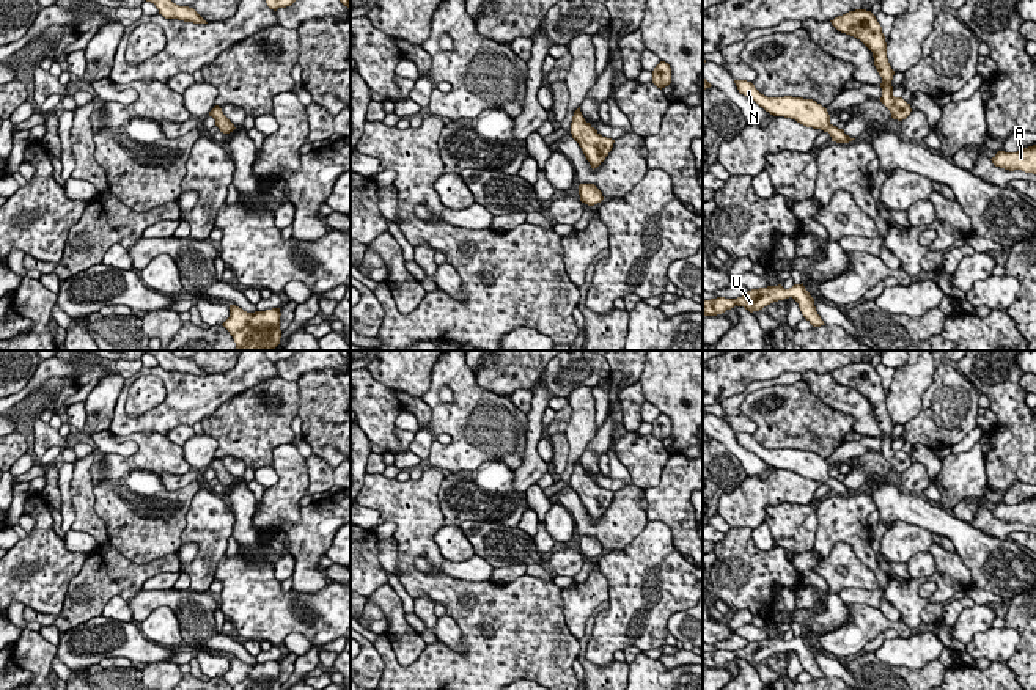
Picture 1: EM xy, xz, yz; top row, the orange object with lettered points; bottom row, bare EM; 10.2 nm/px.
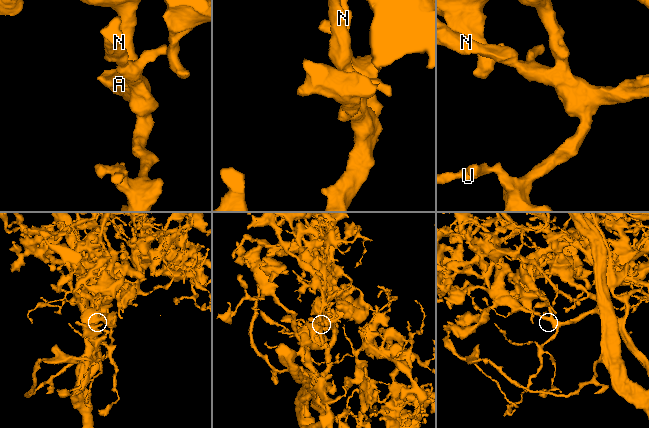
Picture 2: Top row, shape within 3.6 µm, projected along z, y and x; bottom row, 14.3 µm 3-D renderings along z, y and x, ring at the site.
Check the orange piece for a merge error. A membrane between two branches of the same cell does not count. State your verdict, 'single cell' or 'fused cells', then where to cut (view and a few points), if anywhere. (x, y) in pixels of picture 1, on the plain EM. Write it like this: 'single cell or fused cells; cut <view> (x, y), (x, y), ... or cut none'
single cell; cut none

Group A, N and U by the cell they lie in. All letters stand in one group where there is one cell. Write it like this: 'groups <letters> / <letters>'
groups A N U

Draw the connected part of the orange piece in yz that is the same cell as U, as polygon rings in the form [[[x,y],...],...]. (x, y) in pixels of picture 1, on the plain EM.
[[[781,637],[778,638],[767,638],[759,641],[751,641],[745,648],[737,651],[725,651],[717,649],[711,652],[703,652],[703,668],[717,668],[725,665],[726,662],[737,659],[744,659],[750,665],[759,663],[764,659],[792,649],[803,666],[803,670],[813,677],[821,679],[825,677],[821,668],[816,663],[814,651],[802,637],[794,637],[789,641],[784,641]]]

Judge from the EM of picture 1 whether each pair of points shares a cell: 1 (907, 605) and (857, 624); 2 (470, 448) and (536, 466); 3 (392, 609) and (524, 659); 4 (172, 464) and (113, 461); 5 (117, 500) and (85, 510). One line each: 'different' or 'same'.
1: different
2: different
3: different
4: same
5: different

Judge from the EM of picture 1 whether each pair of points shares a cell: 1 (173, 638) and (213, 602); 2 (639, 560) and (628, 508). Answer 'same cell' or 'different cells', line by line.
1: different cells
2: different cells

